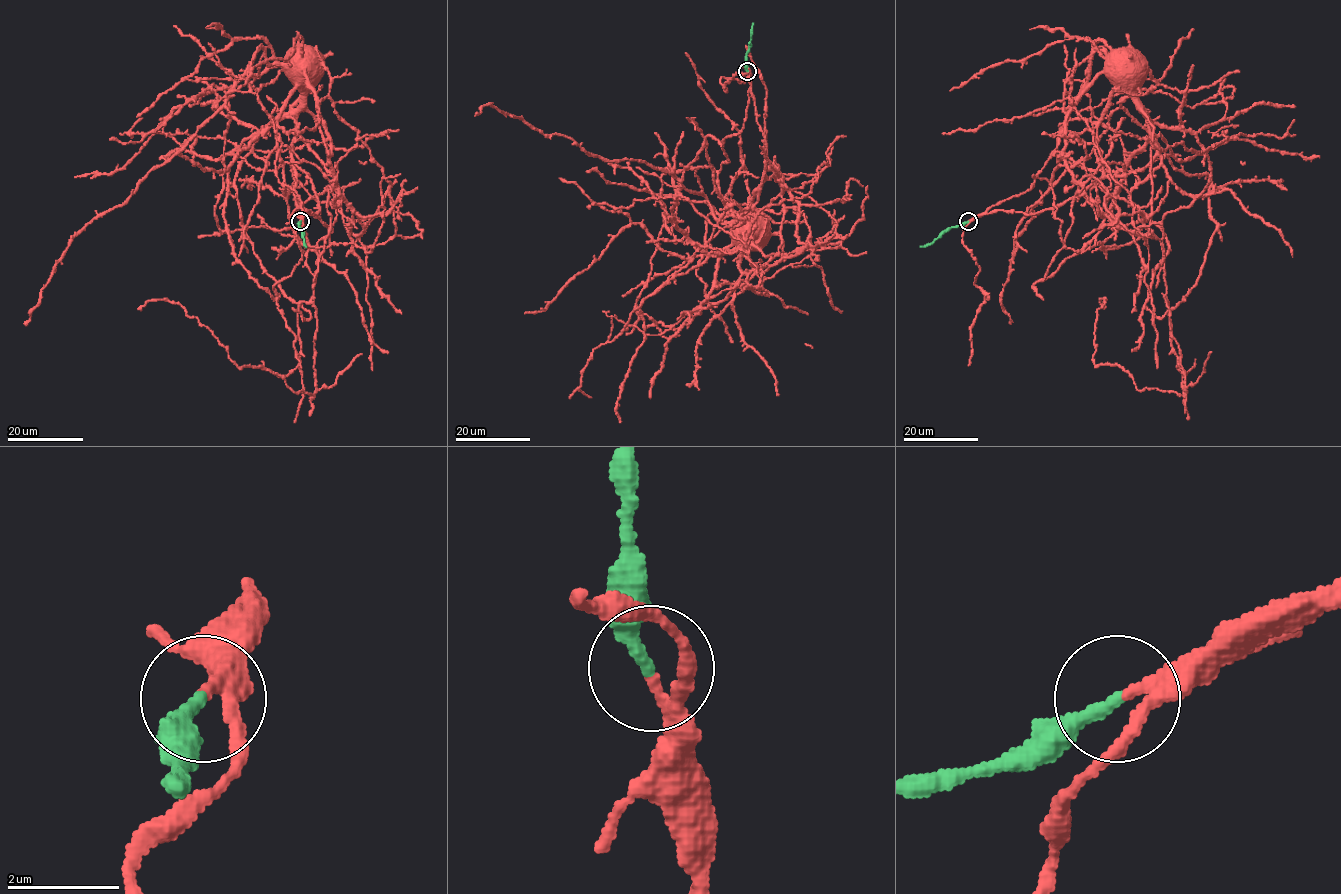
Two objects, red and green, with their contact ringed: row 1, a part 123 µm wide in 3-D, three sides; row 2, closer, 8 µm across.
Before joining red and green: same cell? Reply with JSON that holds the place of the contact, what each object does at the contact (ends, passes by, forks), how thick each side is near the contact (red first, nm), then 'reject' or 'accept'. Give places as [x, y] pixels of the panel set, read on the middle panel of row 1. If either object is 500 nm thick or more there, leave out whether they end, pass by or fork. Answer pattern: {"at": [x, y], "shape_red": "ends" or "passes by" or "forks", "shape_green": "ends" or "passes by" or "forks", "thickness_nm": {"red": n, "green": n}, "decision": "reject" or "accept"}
{"at": [747, 71], "shape_red": "passes by", "shape_green": "ends", "thickness_nm": {"red": 190, "green": 240}, "decision": "accept"}

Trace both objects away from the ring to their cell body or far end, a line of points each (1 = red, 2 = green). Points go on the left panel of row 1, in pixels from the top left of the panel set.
1: (301, 221), (299, 195), (277, 176), (282, 142), (270, 119), (296, 85), (297, 52)
2: (301, 221), (299, 226), (305, 246)

